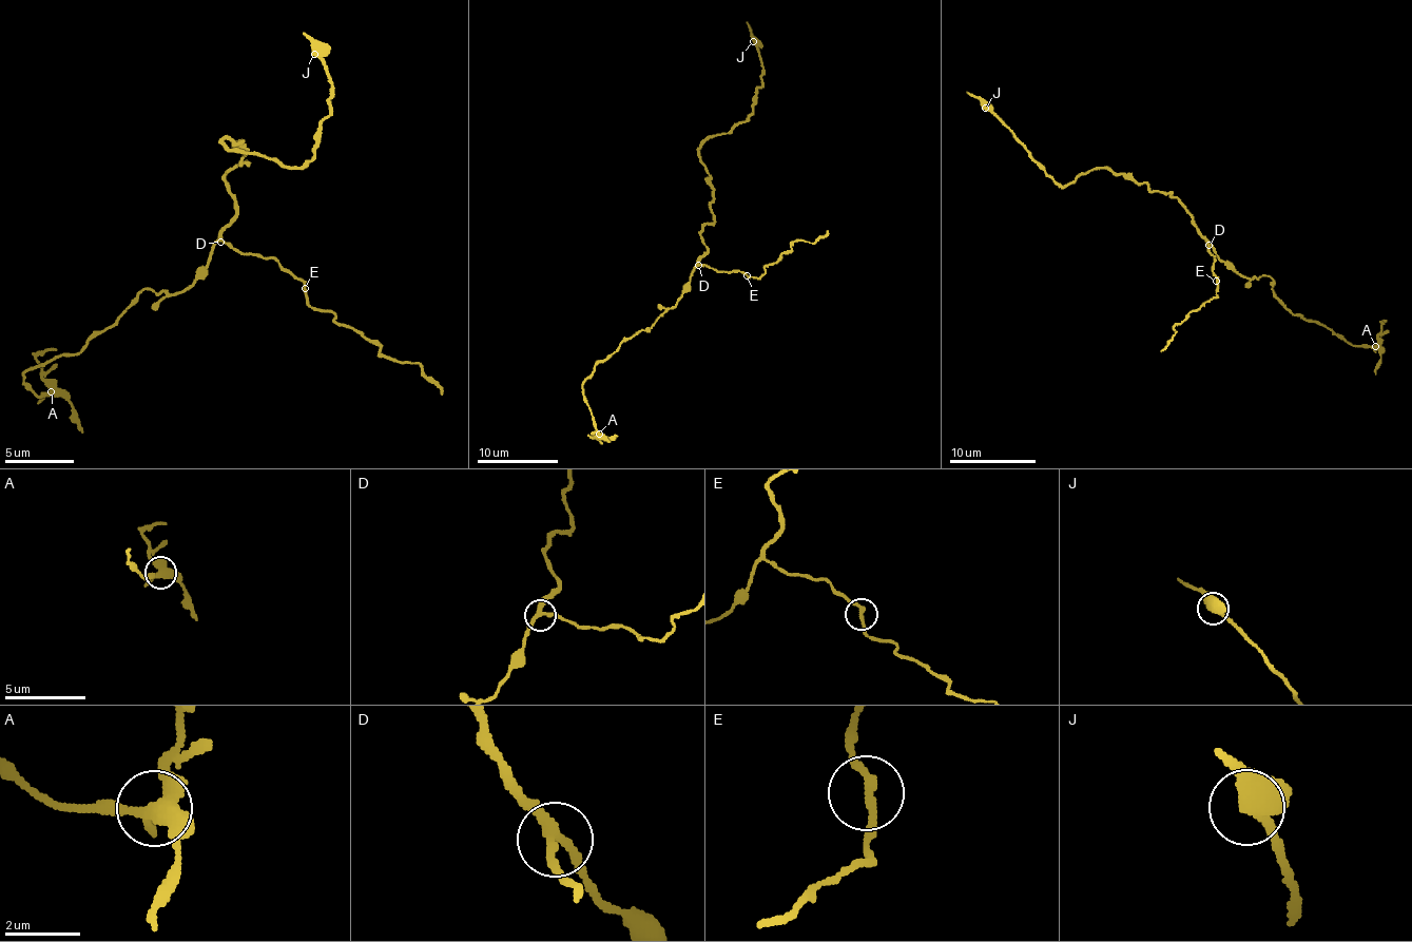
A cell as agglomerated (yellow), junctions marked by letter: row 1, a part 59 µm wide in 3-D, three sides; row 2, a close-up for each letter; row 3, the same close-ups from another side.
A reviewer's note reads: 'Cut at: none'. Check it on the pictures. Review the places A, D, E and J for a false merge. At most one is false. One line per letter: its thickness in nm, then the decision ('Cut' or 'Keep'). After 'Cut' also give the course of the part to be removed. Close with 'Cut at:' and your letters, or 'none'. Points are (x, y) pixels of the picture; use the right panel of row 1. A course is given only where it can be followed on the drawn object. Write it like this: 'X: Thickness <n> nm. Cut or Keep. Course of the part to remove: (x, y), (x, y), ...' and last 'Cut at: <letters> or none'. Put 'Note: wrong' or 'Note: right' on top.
Note: wrong
A: Thickness 360 nm. Cut. Course of the part to remove: (1376, 346), (1385, 321)
D: Thickness 220 nm. Keep
E: Thickness 190 nm. Keep
J: Thickness 440 nm. Keep
Cut at: A

